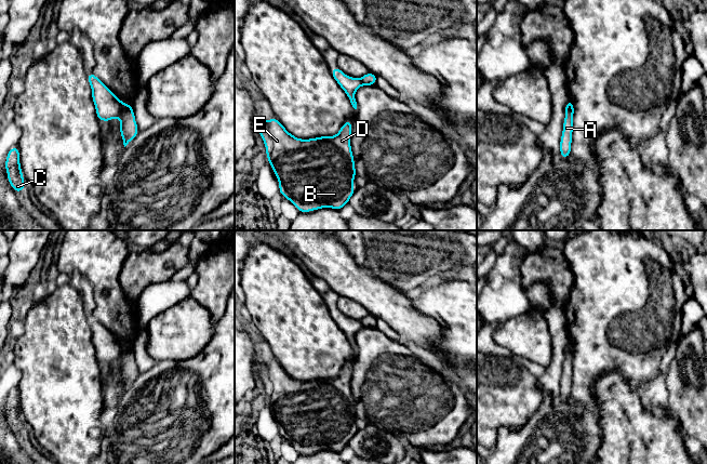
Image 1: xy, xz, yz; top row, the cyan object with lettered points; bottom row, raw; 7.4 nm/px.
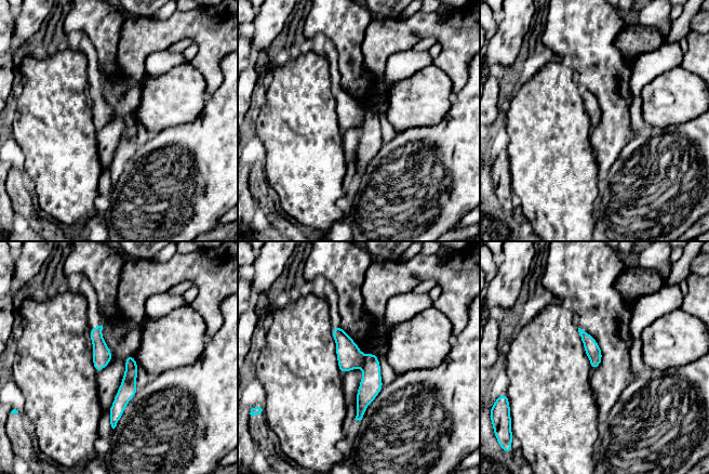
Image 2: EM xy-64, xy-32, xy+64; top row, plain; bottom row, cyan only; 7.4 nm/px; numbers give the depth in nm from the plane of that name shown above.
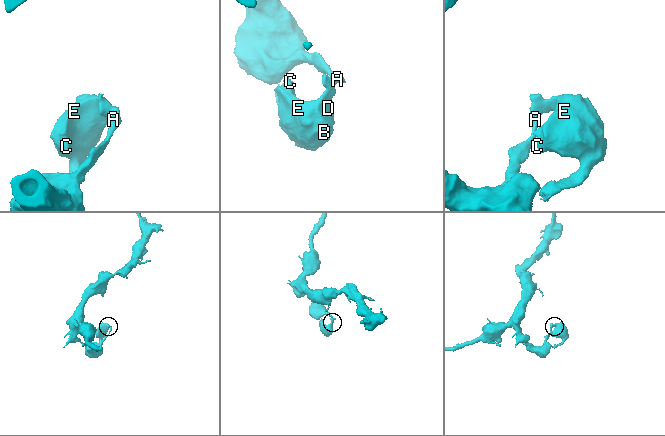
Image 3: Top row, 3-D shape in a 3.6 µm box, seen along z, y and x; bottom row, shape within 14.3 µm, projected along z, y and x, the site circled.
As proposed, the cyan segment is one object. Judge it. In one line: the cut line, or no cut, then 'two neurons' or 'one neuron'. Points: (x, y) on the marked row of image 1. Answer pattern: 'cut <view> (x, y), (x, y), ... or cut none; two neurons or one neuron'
cut xy (121, 102), (121, 108), (117, 115); two neurons

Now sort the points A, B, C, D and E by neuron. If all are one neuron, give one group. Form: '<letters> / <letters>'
A / B C D E

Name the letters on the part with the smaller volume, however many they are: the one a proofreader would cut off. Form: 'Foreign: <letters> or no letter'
Foreign: B, C, D, E

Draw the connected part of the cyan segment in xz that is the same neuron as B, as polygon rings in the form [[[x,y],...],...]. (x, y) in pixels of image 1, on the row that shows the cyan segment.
[[[276,117],[268,121],[258,119],[256,128],[266,146],[265,151],[268,163],[279,181],[279,193],[290,200],[301,213],[323,208],[332,208],[339,211],[348,203],[356,189],[352,183],[357,175],[350,145],[351,120],[345,121],[335,136],[319,136],[308,140],[301,140],[289,133]]]

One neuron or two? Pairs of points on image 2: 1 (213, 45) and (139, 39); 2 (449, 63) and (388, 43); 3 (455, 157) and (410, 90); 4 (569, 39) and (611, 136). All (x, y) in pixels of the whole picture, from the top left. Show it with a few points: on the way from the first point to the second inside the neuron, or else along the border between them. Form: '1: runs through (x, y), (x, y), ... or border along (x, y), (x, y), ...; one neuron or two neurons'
1: runs through (195, 31), (168, 31), (158, 35); one neuron
2: runs through (449, 43), (433, 28), (411, 28), (407, 31); one neuron
3: border along (451, 106), (449, 112), (438, 122), (409, 129); two neurons
4: runs through (591, 63), (591, 66), (611, 86), (611, 113); one neuron

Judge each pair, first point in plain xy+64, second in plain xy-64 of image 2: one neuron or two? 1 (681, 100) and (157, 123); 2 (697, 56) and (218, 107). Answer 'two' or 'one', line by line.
1: one
2: two

